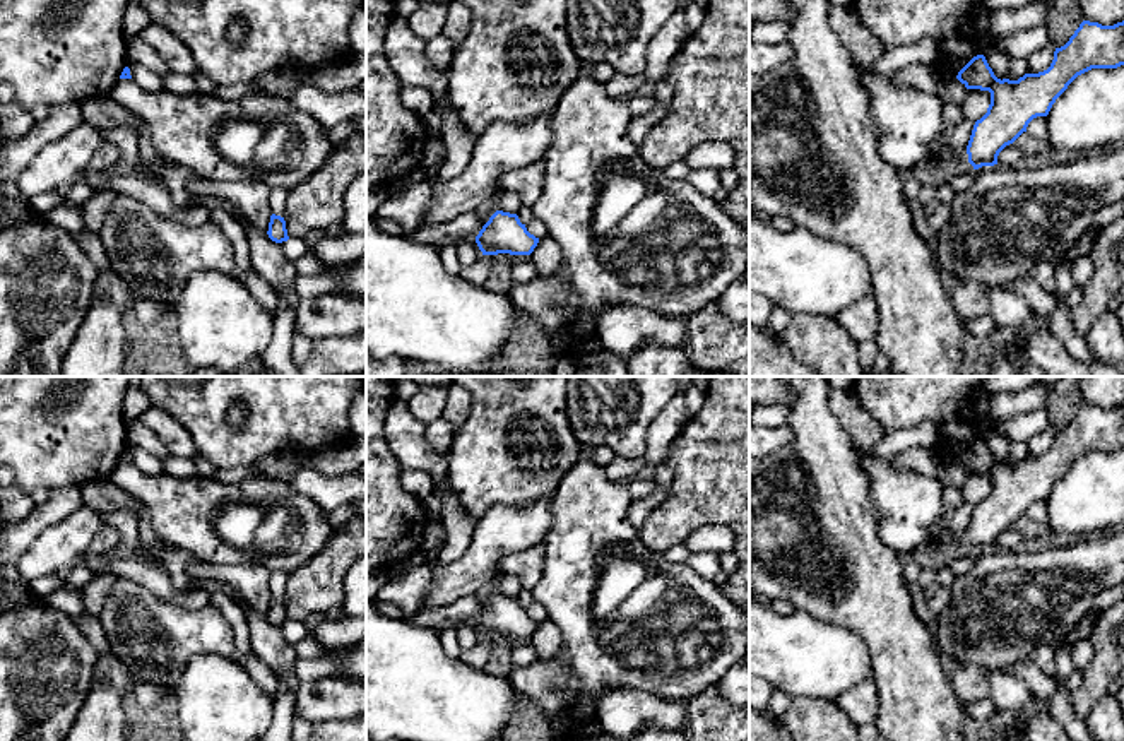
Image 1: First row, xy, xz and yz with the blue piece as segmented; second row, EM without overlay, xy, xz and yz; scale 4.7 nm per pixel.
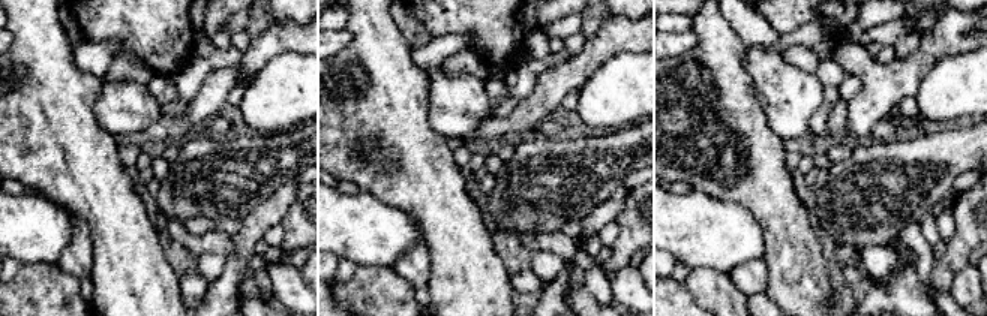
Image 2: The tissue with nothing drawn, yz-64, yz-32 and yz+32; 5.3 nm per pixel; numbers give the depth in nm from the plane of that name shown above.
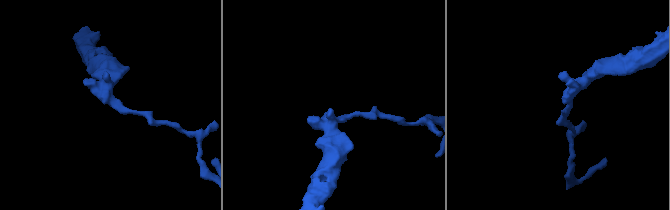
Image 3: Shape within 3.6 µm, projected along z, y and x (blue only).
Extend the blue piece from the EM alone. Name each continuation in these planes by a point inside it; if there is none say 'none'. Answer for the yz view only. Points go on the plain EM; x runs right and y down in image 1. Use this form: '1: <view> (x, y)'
1: yz (946, 536)

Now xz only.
1: xz (490, 589)

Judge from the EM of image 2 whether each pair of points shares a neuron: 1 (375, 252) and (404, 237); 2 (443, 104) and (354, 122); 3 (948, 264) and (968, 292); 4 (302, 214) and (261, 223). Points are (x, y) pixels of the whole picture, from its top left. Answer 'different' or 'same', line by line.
1: same
2: different
3: different
4: different

